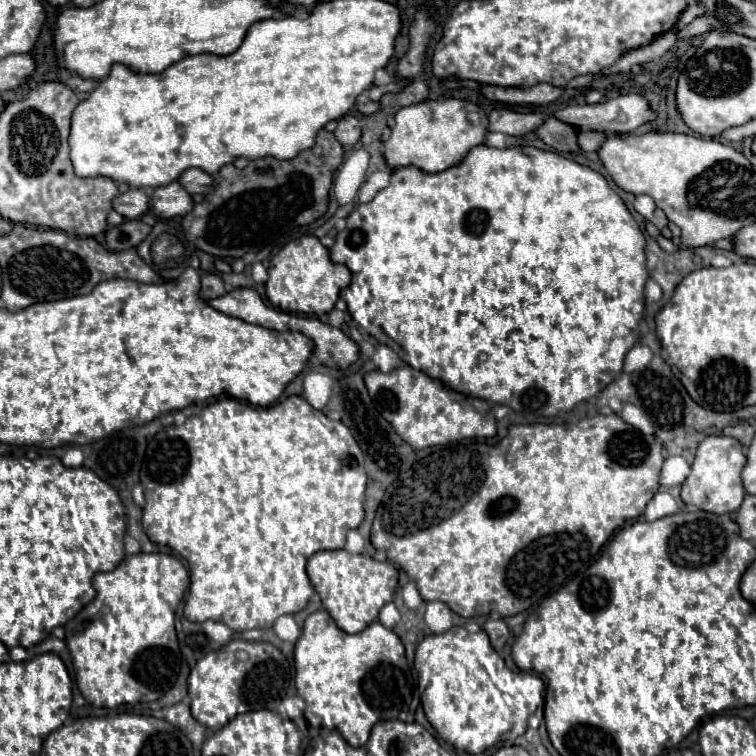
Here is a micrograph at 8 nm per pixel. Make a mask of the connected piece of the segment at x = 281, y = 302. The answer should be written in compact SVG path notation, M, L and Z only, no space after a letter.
M304 235L282 247L270 261L266 297L276 309L304 315L324 315L334 309L344 287L350 285L350 271L332 263L328 249L314 235Z

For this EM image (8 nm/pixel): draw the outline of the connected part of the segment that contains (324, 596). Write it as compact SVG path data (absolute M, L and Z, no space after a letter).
M344 549L314 553L308 559L306 571L314 591L322 599L322 605L346 633L360 633L364 627L376 621L382 605L392 601L398 587L398 571L392 567L392 563L380 563L366 555L352 555Z

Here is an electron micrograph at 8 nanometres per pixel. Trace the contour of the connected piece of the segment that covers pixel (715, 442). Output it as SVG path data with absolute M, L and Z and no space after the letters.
M706 437L698 445L692 471L682 485L682 501L686 505L692 505L696 509L716 513L716 515L736 511L746 495L740 481L740 473L744 465L746 465L746 455L740 441L732 437Z

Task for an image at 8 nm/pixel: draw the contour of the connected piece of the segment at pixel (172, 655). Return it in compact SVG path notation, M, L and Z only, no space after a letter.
M138 553L128 555L114 571L96 573L94 589L98 591L92 605L68 621L66 627L66 647L72 655L76 683L82 697L96 707L118 707L124 703L156 701L176 683L180 673L180 647L174 629L174 613L178 603L188 589L188 571L172 555L166 553Z

